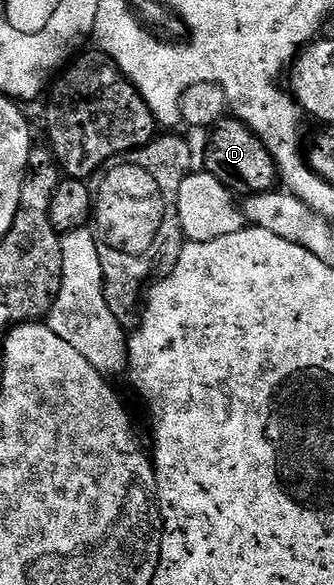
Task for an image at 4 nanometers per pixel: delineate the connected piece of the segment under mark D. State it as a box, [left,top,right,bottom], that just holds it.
[204,116,280,195]

